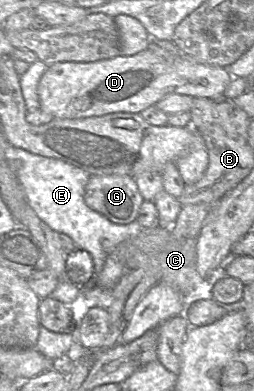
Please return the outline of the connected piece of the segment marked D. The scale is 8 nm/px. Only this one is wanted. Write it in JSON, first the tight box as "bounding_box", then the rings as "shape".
{"bounding_box":[37,50,233,119],"shape":[[[144,50],[133,56],[118,55],[111,59],[95,62],[57,62],[48,66],[42,75],[37,93],[40,110],[57,119],[81,119],[101,117],[113,113],[140,114],[143,110],[155,106],[169,94],[186,95],[192,98],[221,99],[233,77],[227,68],[201,64],[180,51],[175,59],[165,59],[151,50]]]}

